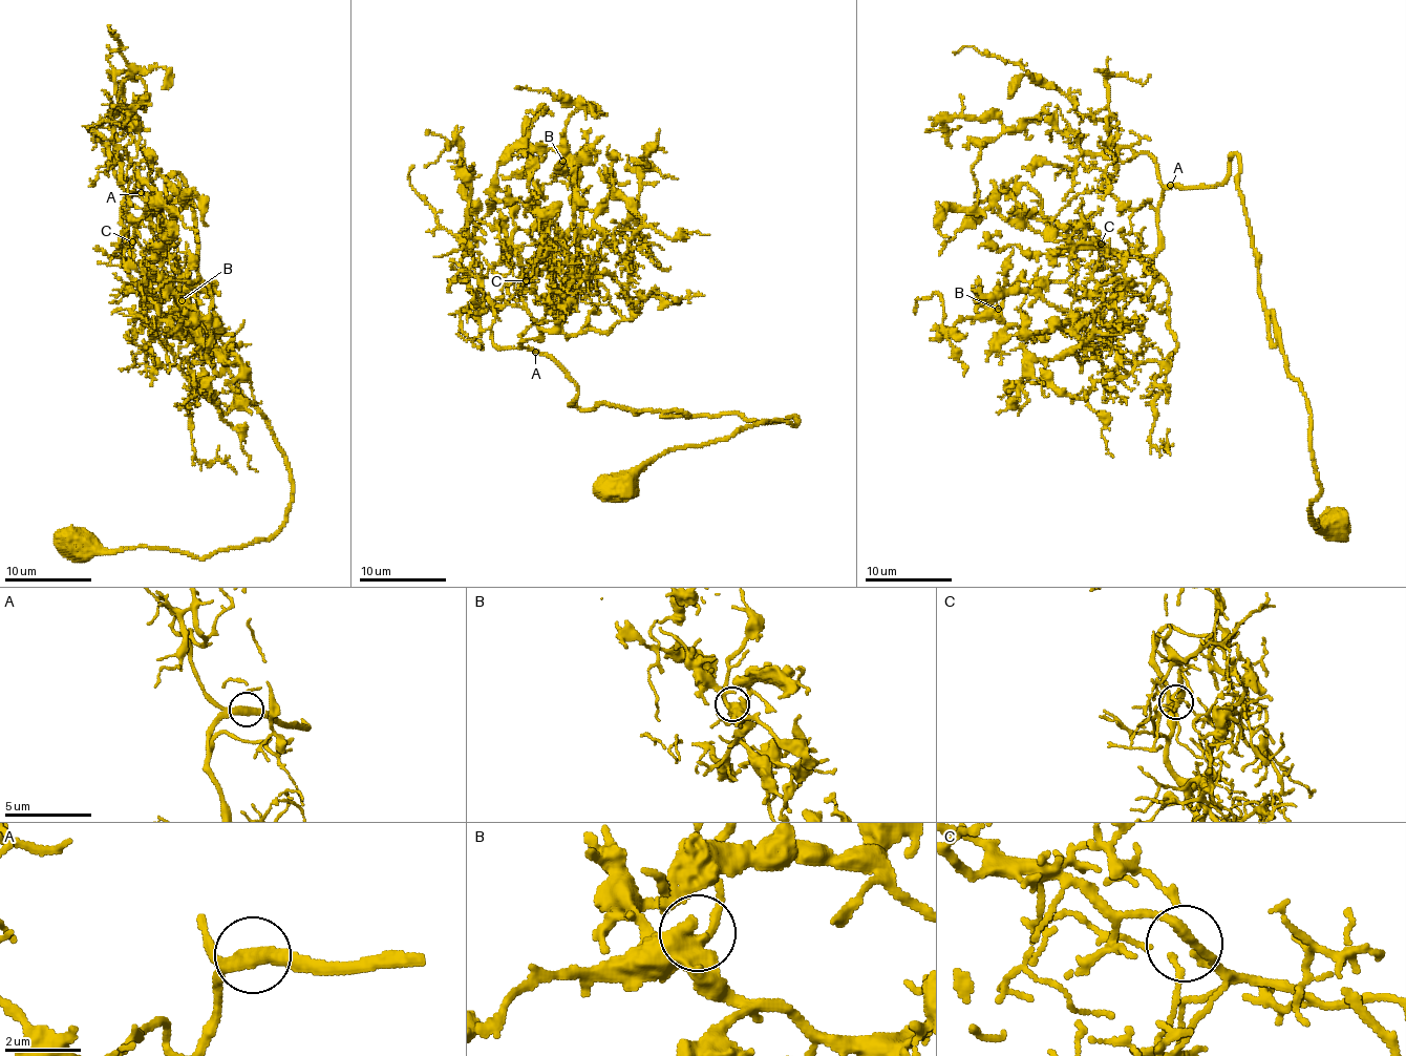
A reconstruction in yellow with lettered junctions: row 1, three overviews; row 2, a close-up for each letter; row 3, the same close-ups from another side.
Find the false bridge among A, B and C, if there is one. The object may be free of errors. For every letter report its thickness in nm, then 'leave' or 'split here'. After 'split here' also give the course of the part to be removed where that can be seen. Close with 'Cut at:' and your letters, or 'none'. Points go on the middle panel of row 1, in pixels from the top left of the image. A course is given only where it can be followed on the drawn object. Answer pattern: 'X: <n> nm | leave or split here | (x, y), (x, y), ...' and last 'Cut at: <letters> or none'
A: 300 nm | leave
B: 400 nm | leave
C: 240 nm | leave
Cut at: none

